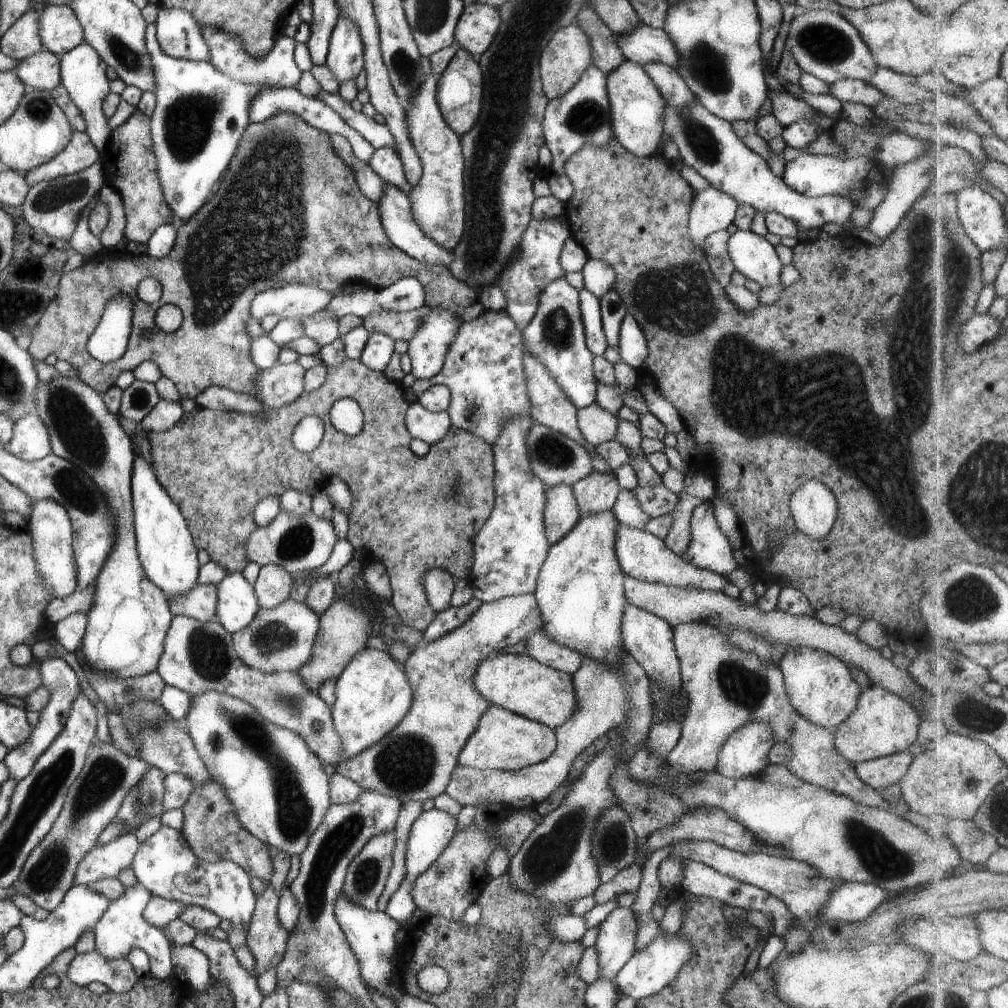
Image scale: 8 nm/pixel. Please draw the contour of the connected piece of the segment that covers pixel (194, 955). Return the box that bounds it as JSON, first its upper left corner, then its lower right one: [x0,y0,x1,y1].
[170,945,210,992]

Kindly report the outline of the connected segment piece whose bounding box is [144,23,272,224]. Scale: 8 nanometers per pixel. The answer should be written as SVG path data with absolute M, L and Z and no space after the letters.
M155 23L146 24L145 48L151 58L151 72L153 72L153 94L155 96L155 110L149 117L151 146L155 160L157 160L157 178L161 184L161 192L167 206L173 212L177 223L191 218L201 205L207 200L215 180L226 170L227 164L237 148L239 138L249 123L247 108L257 92L271 89L267 84L251 84L233 80L227 74L221 74L209 62L195 62L183 58L171 58L163 54L156 43Z

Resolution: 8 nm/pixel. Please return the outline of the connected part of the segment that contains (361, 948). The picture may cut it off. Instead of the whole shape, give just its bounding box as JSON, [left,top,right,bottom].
[333,891,404,1004]

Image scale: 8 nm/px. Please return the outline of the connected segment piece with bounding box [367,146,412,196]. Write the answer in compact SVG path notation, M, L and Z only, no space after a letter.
M391 146L375 149L367 164L384 183L399 188L405 196L409 194L412 186L404 176L403 165L397 151L393 150Z

